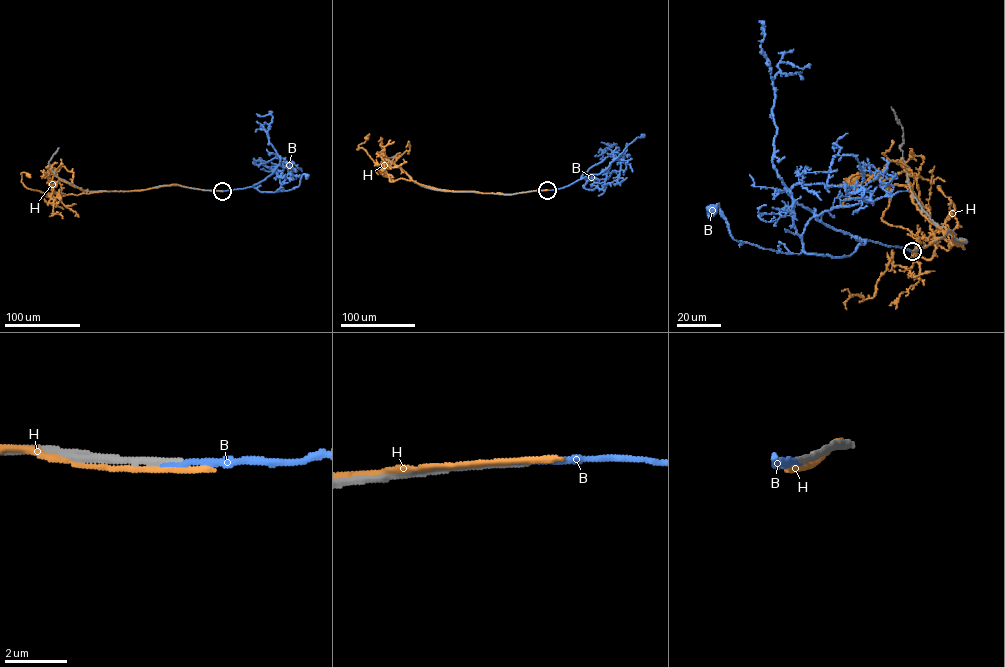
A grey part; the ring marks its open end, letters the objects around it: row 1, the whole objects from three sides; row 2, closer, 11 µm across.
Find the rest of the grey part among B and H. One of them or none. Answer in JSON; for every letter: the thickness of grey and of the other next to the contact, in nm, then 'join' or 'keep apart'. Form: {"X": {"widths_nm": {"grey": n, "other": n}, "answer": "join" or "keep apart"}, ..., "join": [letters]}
{"B": {"widths_nm": {"grey": 240, "other": 150}, "answer": "join"}, "H": {"widths_nm": {"grey": 220, "other": 150}, "answer": "keep apart"}, "join": ["B"]}

